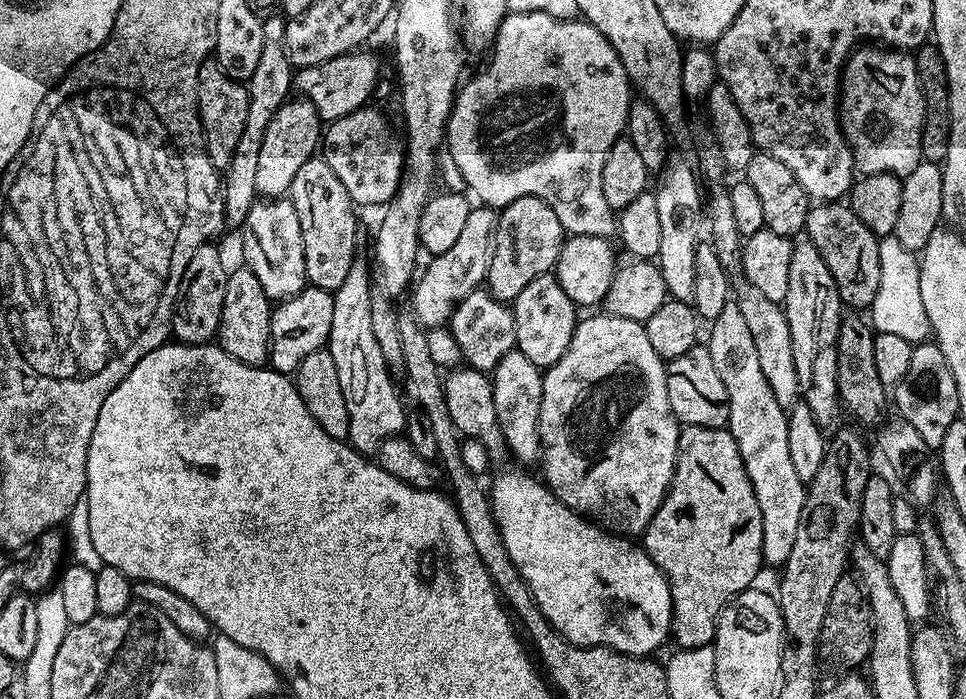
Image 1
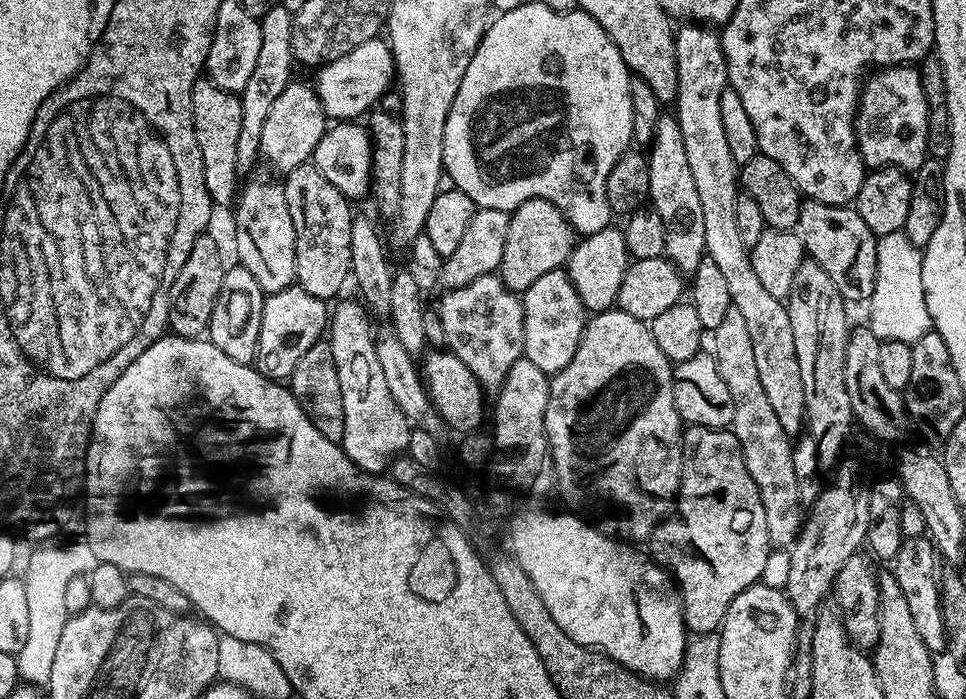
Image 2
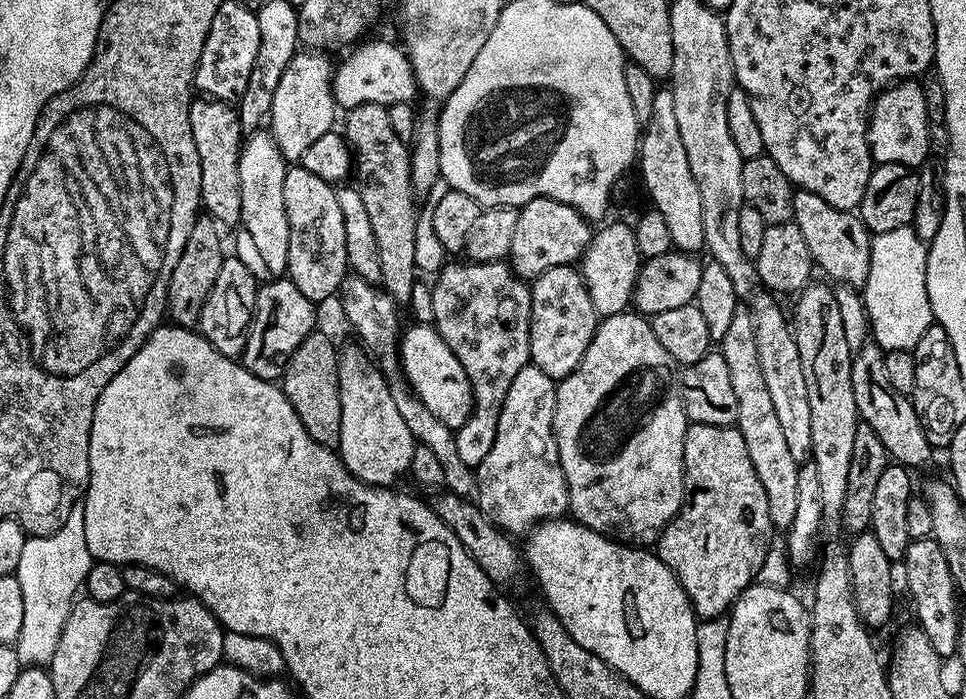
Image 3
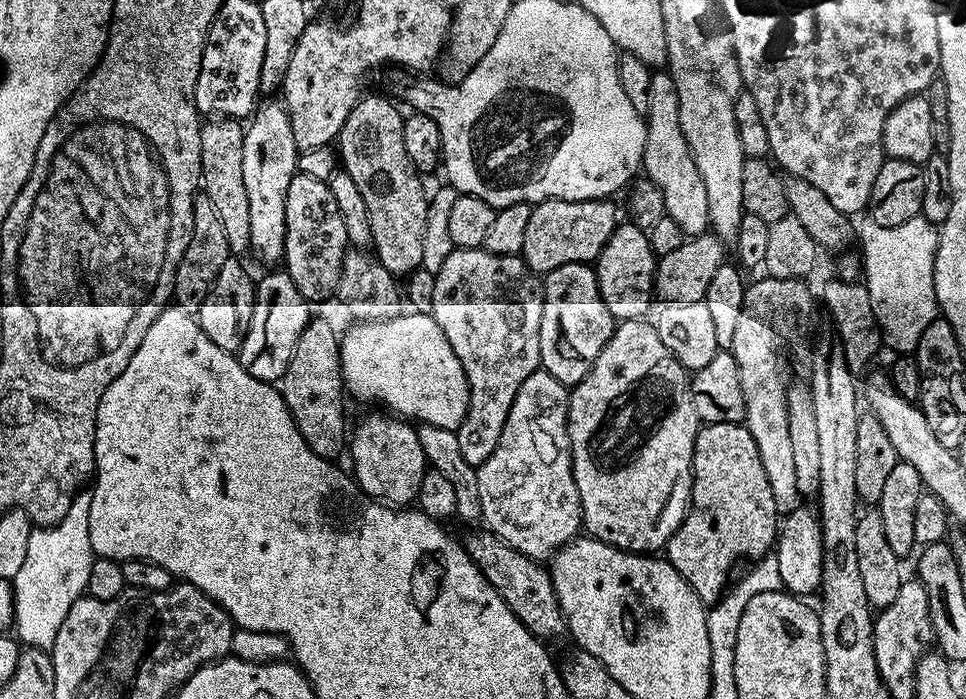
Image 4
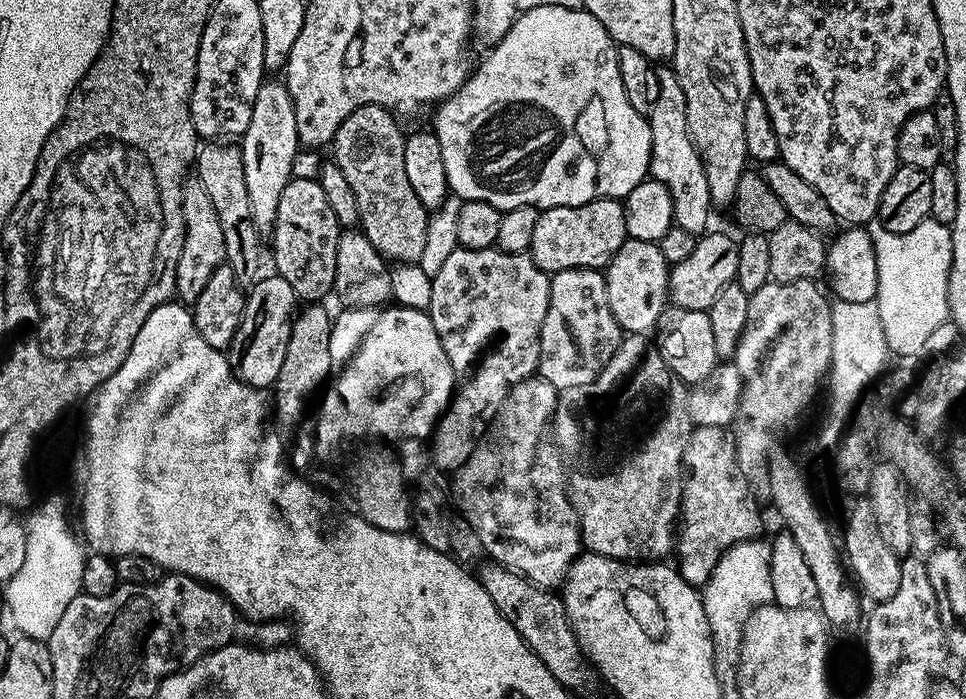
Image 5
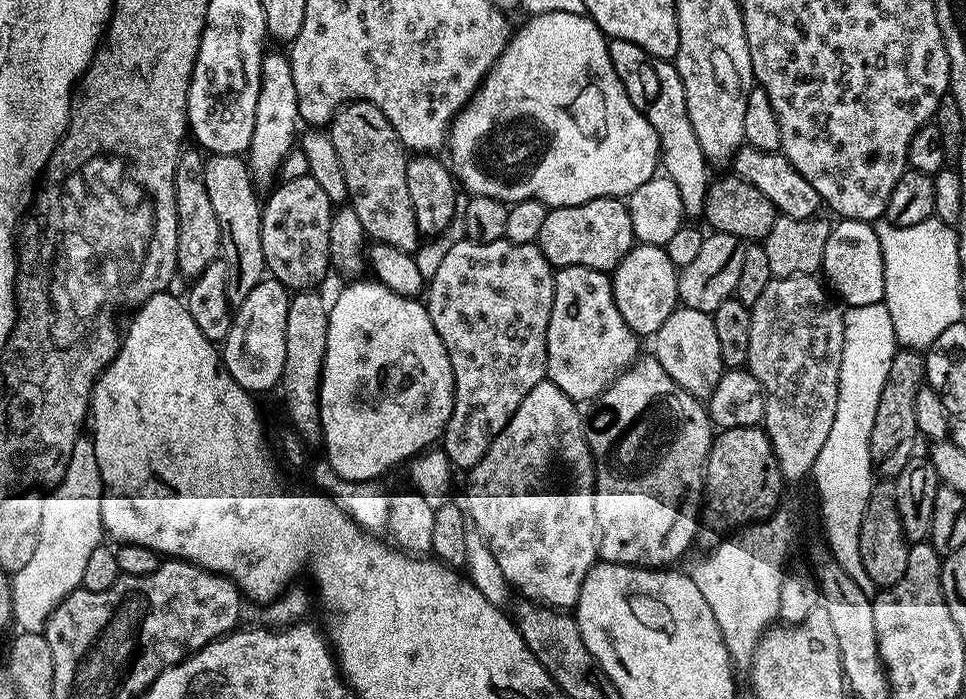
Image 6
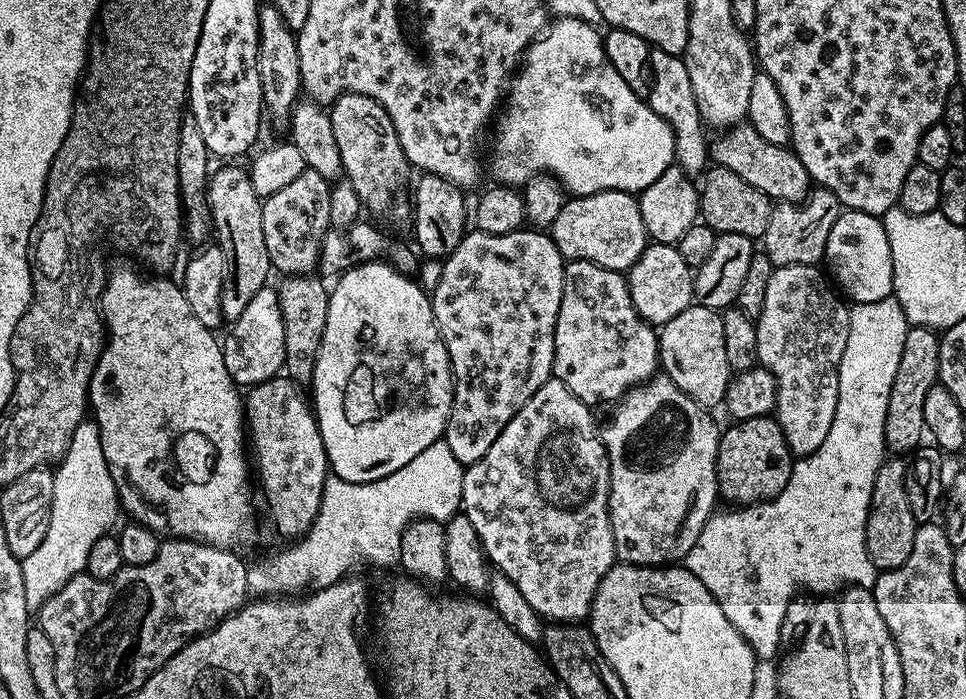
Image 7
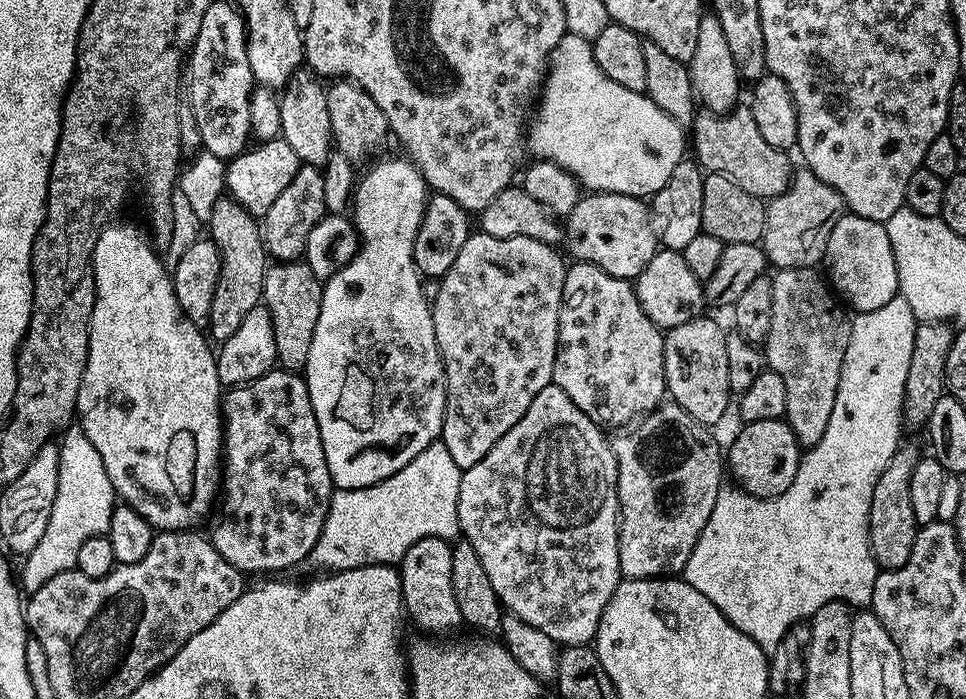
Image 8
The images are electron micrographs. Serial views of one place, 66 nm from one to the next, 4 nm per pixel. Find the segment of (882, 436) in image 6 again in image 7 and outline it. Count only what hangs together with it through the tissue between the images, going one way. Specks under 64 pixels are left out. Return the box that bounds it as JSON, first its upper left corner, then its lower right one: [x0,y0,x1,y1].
[884,327,940,458]

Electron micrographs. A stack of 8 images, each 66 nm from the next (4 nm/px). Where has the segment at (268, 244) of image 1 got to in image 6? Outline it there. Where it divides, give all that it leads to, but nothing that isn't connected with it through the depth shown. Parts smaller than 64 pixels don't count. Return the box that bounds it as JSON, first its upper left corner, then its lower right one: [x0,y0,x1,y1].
[246,51,299,185]

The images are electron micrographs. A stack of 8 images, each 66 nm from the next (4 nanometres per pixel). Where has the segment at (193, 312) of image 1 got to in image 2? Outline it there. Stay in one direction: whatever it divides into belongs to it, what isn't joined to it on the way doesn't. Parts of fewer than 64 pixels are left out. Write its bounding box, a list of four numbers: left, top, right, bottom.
[168,234,226,340]

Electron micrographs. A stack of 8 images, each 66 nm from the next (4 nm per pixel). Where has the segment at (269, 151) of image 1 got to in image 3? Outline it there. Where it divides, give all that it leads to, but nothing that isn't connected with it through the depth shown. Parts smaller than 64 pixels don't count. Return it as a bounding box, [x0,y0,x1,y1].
[270,50,338,161]

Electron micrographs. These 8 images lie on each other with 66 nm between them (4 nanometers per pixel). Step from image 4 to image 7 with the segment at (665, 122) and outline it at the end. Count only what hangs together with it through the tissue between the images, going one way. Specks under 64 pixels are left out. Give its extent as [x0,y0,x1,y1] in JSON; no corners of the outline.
[646,48,710,173]

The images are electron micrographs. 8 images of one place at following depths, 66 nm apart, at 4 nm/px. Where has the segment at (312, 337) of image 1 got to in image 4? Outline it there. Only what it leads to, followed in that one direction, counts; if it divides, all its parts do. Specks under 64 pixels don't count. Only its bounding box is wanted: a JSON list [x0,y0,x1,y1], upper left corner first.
[238,270,310,382]

